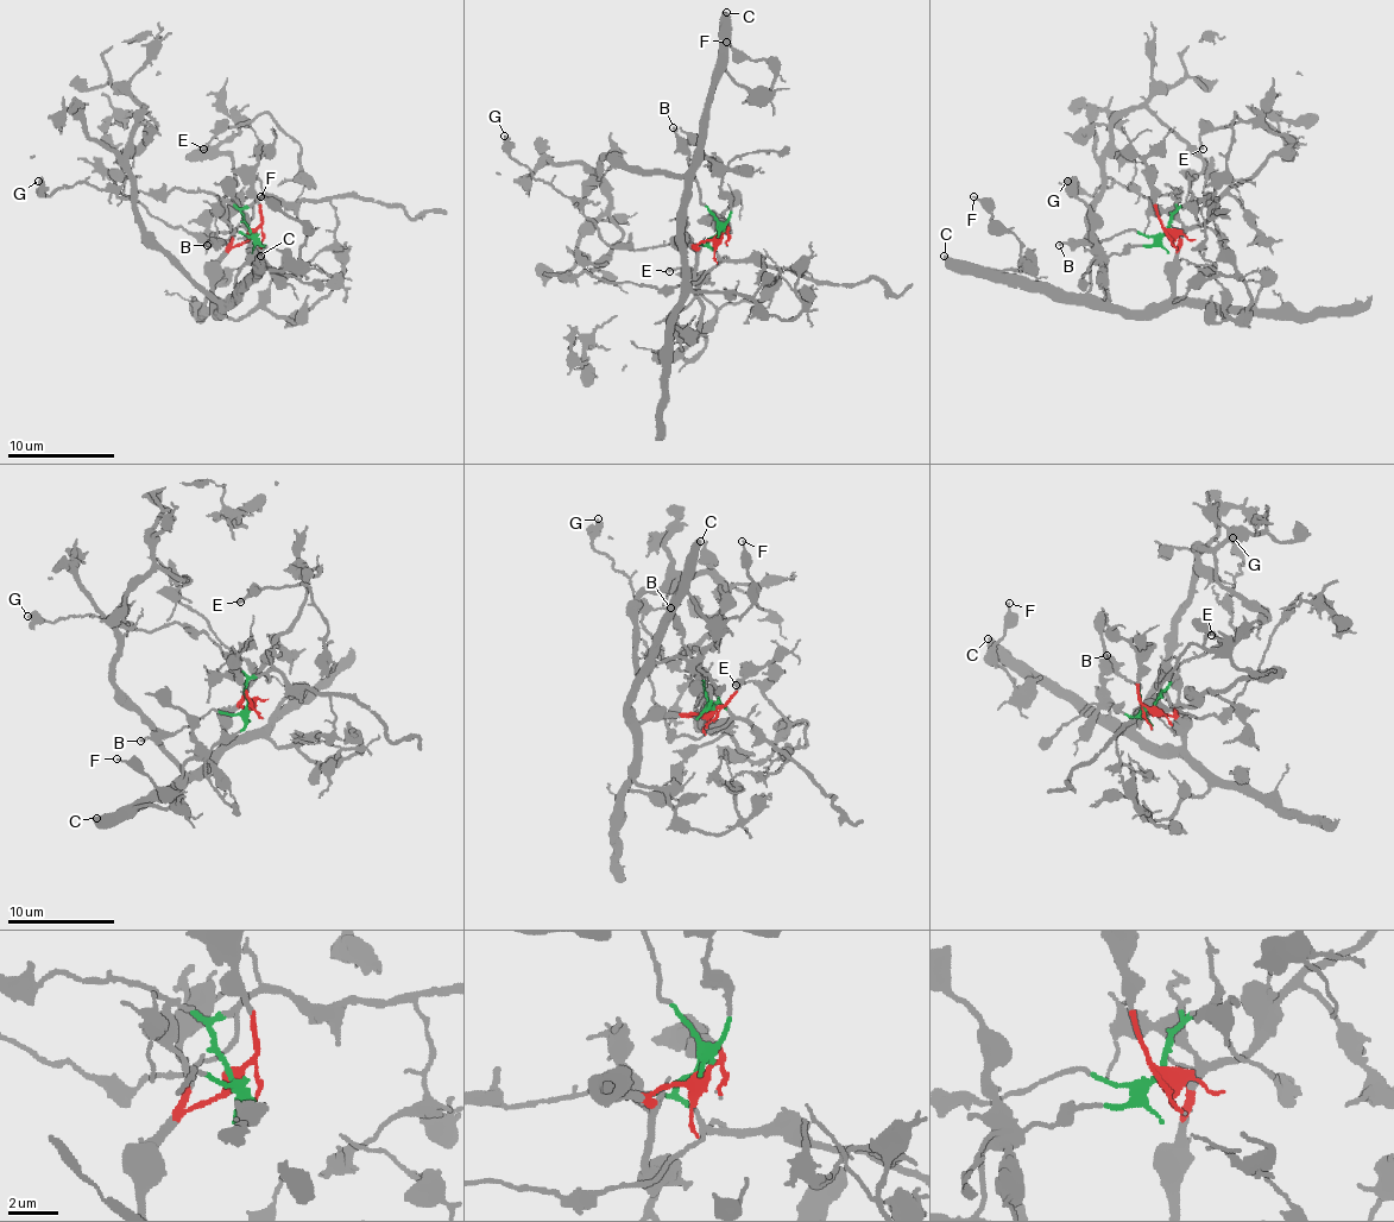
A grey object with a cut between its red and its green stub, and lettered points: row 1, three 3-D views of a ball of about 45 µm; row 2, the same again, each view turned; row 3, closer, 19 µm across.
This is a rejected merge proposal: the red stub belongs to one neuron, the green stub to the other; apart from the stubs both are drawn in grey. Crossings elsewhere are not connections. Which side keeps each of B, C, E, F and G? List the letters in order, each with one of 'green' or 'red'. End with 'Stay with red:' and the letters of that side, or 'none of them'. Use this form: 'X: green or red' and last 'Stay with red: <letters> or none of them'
B: green
C: red
E: red
F: red
G: green
Stay with red: C, E, F

